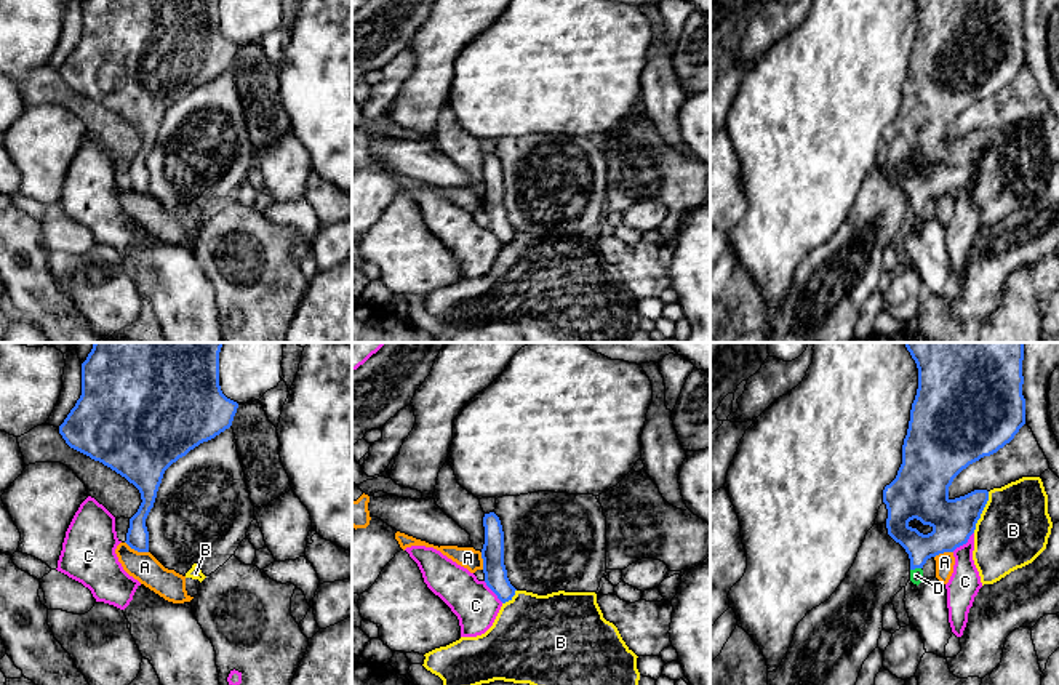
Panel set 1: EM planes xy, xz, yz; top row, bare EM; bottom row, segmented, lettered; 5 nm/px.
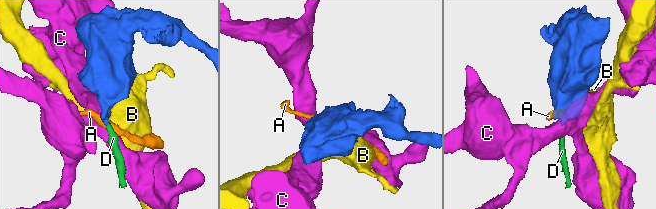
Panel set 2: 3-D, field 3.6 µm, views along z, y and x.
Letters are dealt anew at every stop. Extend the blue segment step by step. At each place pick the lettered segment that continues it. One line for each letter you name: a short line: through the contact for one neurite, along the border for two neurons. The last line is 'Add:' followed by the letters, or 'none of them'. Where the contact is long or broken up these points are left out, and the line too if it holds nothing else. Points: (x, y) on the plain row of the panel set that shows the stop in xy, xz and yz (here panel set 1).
D: line yz (949, 173), (915, 208), (915, 216)
Add: D

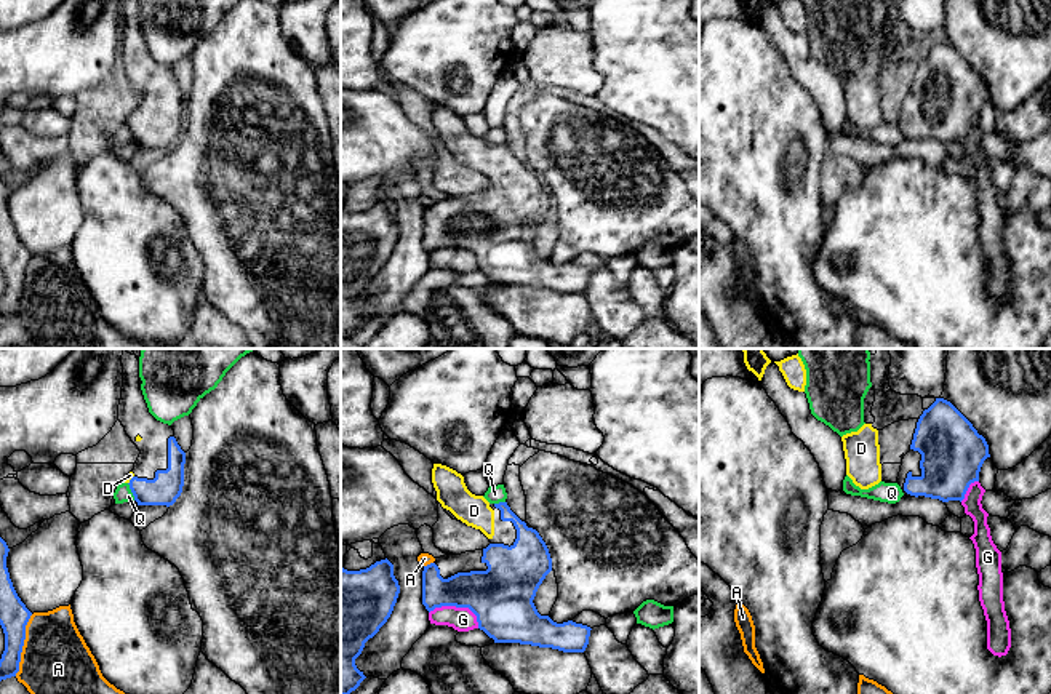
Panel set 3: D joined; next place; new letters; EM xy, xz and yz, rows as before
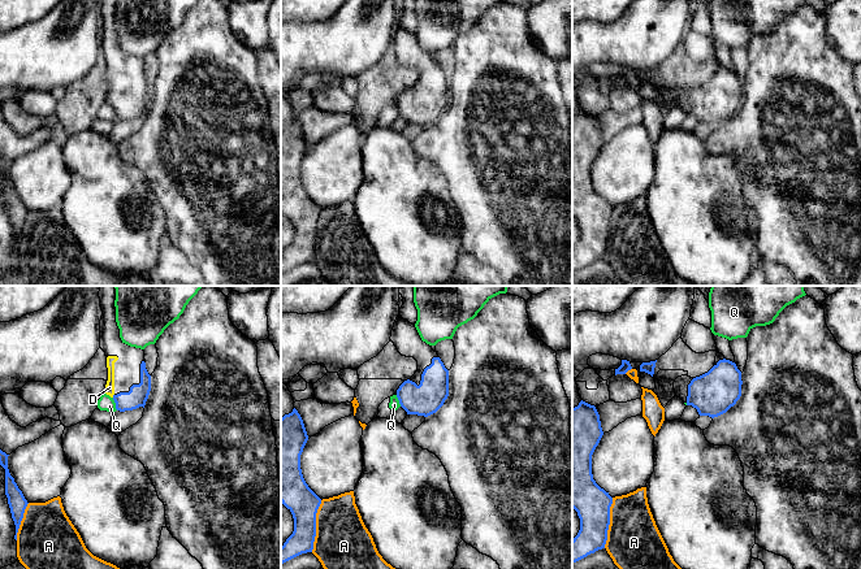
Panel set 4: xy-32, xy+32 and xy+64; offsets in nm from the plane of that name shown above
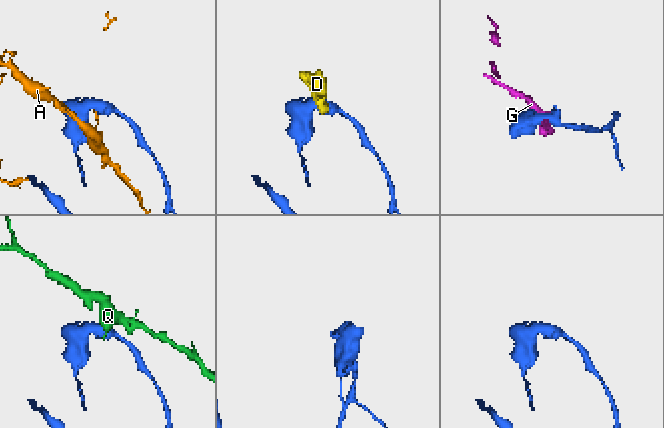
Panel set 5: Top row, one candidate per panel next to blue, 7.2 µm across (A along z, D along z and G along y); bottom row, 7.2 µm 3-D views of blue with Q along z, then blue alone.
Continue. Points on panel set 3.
D: line xy (165, 130), (141, 130), (130, 122), (130, 117)
Add: D

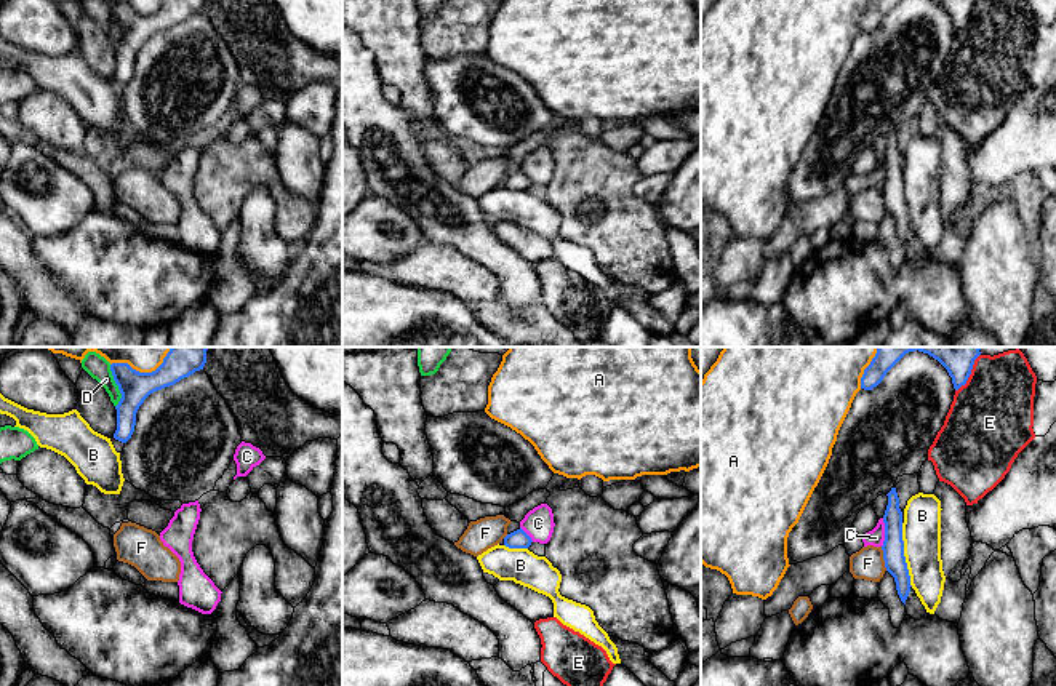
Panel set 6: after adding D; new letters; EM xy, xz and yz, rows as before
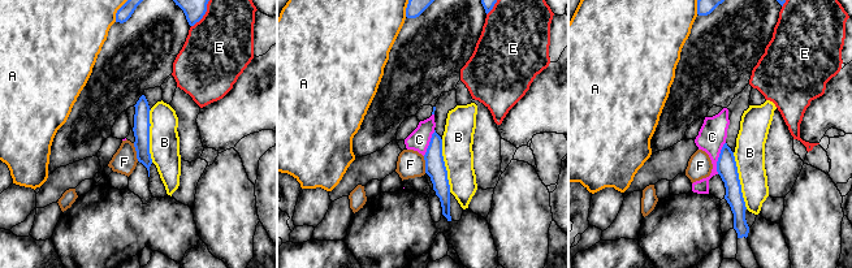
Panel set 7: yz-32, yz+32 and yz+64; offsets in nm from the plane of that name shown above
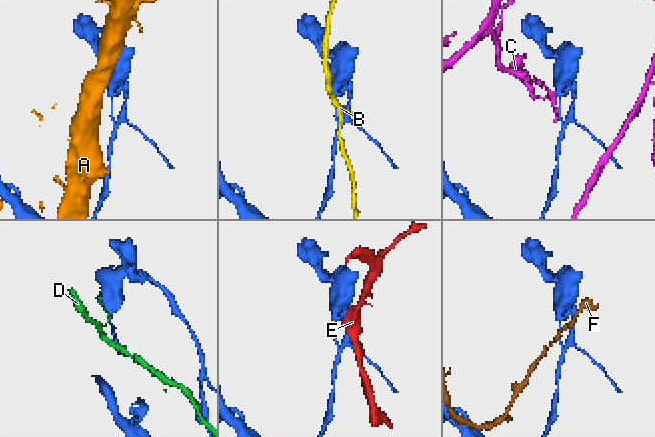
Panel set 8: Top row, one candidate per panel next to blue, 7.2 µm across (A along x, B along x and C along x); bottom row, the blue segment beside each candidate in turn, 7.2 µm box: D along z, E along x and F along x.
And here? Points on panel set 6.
Add: none of them

